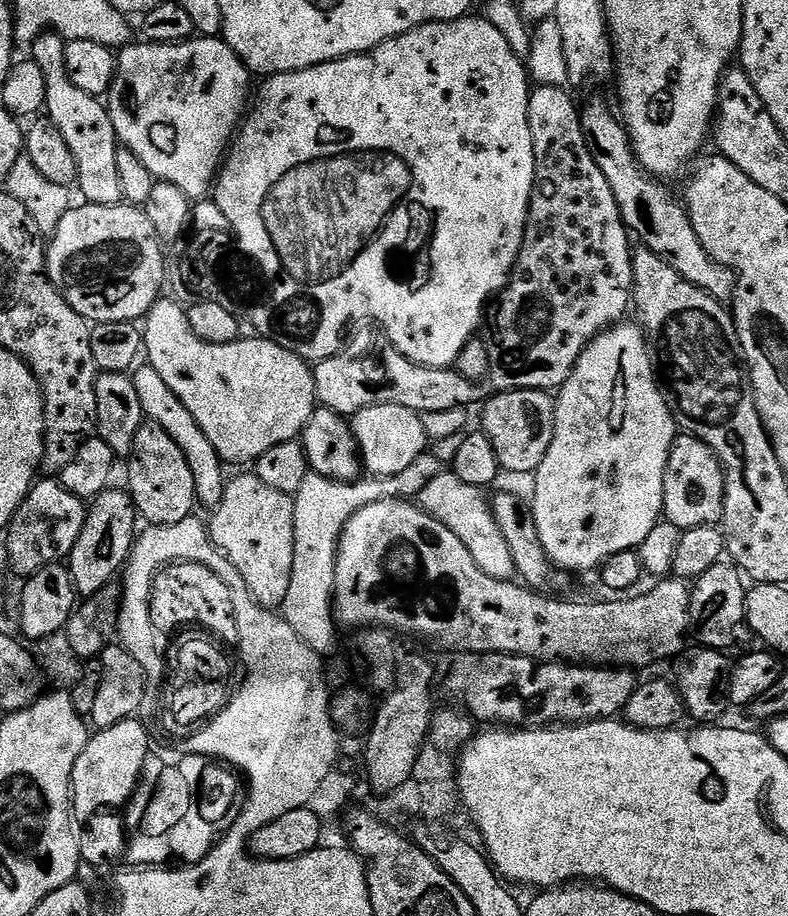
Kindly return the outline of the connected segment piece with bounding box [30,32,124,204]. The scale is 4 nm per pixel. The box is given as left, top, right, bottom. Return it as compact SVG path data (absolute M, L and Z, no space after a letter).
M44 32L31 44L30 59L42 66L42 74L46 74L46 116L66 138L66 146L70 146L74 162L78 162L76 184L83 199L90 204L121 203L124 195L122 181L118 178L116 131L107 107L97 97L86 94L86 90L78 90L78 86L70 82L70 74L66 74L66 41L56 32Z

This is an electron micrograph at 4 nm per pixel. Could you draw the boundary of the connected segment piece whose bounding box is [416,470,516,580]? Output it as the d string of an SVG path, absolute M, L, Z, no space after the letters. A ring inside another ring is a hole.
M442 470L437 478L419 493L416 500L424 512L430 513L448 529L454 530L454 534L461 539L484 574L499 580L512 580L516 576L514 558L510 555L506 540L502 538L491 503L487 495L484 495L486 494L483 489L467 485L450 470Z

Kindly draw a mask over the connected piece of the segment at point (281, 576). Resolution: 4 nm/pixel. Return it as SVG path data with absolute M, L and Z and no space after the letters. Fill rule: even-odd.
M254 474L236 476L227 481L222 502L211 513L210 531L216 549L242 574L246 590L269 610L283 609L286 593L290 591L290 570L294 570L294 499L289 493L274 490Z

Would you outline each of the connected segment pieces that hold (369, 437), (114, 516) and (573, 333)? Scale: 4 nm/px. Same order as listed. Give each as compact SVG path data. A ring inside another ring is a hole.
M379 404L363 408L351 417L352 433L360 448L363 467L369 477L402 474L419 456L425 455L429 436L424 429L421 413L397 404Z
M109 490L91 501L82 534L78 534L78 542L74 542L74 550L66 561L66 567L72 573L72 581L76 583L76 591L81 597L93 596L121 575L138 535L136 520L136 506L127 491Z
M545 84L533 87L528 97L528 121L530 122L530 138L534 142L534 154L536 155L536 181L528 207L528 225L524 231L524 245L520 247L520 253L516 259L516 267L508 281L504 285L503 292L499 293L495 301L496 313L492 316L492 340L490 339L490 371L486 377L487 383L493 384L496 390L515 390L518 388L534 388L537 390L558 390L570 378L578 358L584 349L609 328L621 323L624 316L630 312L630 305L634 300L632 286L632 253L628 248L630 233L620 217L618 206L614 202L614 190L610 190L610 182L598 170L598 162L594 162L592 151L588 149L586 138L582 134L580 125L581 109L572 101L567 87L546 86Z

